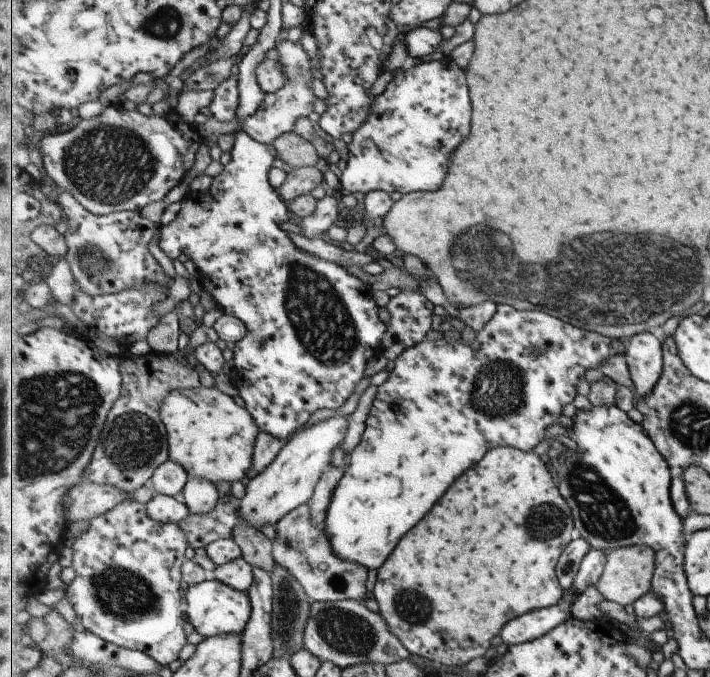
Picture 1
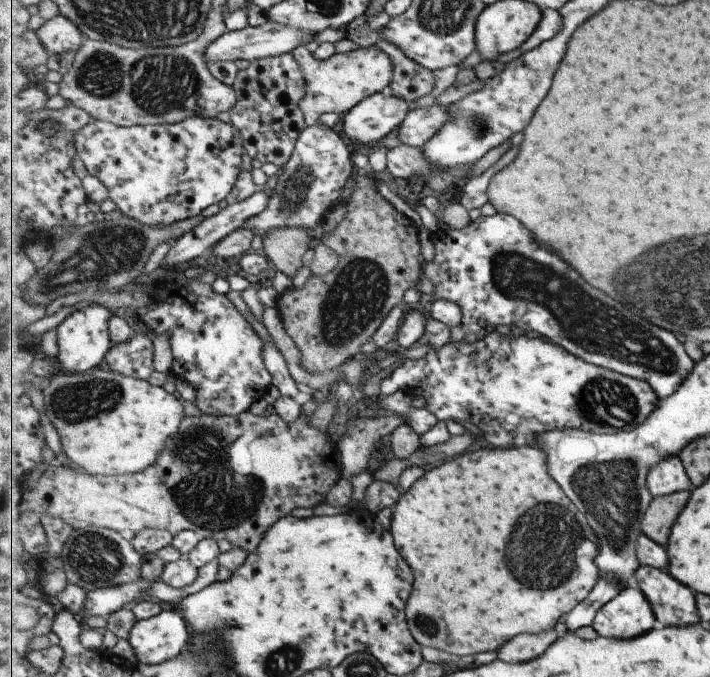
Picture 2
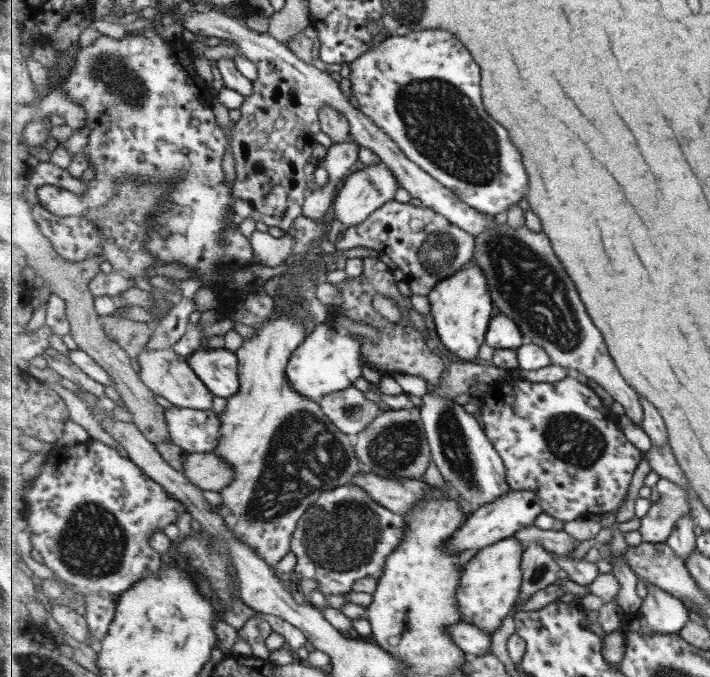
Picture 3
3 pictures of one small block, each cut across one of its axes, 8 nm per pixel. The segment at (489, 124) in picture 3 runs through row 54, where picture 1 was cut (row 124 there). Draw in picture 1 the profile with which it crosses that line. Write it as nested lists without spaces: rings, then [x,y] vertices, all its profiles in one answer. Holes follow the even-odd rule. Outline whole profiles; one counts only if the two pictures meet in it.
[[[431,60],[421,61],[420,63],[406,68],[405,66],[396,69],[393,78],[388,82],[384,91],[375,96],[372,102],[372,113],[368,114],[368,120],[361,125],[357,132],[351,134],[351,142],[346,145],[347,160],[344,170],[338,172],[339,188],[343,188],[352,193],[366,194],[371,190],[383,190],[383,192],[393,194],[393,192],[401,192],[401,194],[409,194],[409,192],[417,192],[417,190],[439,190],[447,178],[449,172],[449,164],[451,164],[451,154],[465,142],[465,138],[469,138],[471,134],[471,98],[469,98],[469,86],[465,80],[465,70],[461,70],[459,66],[455,66],[455,62],[451,60]]]

